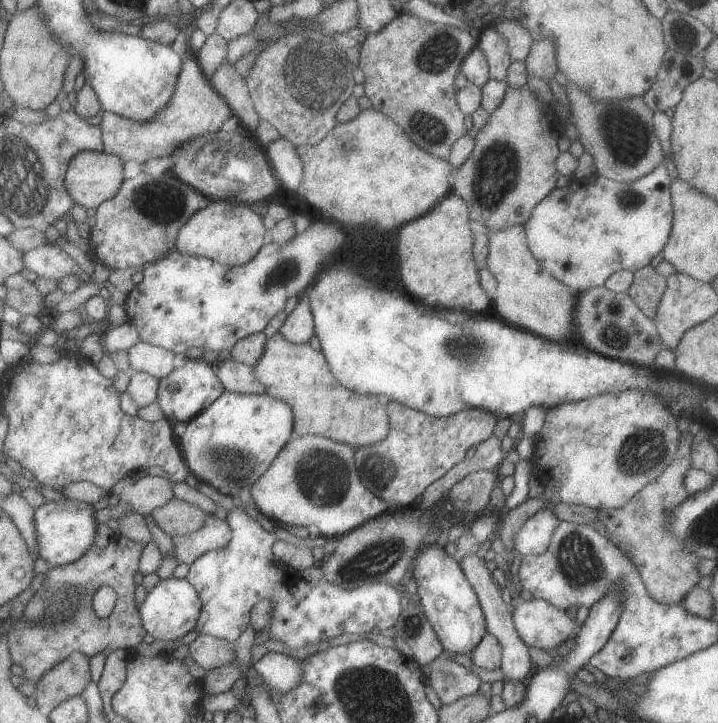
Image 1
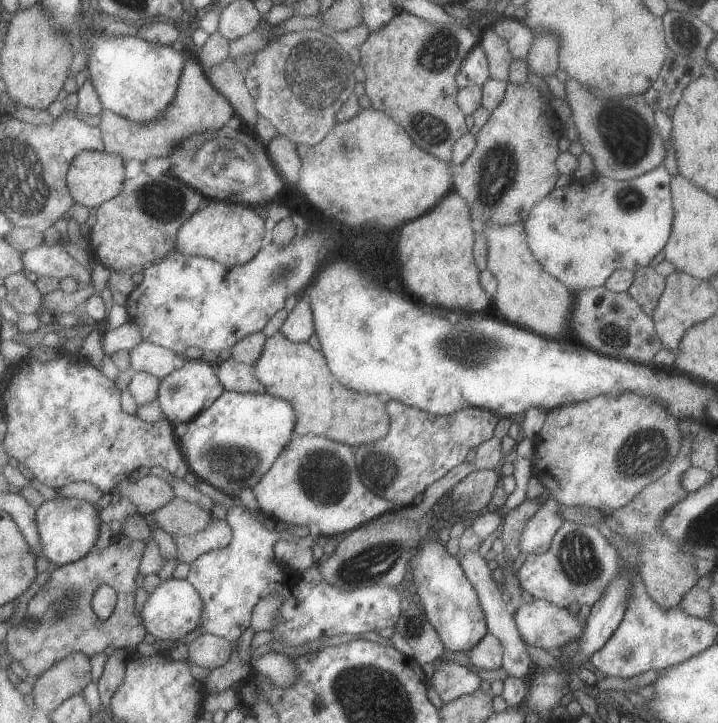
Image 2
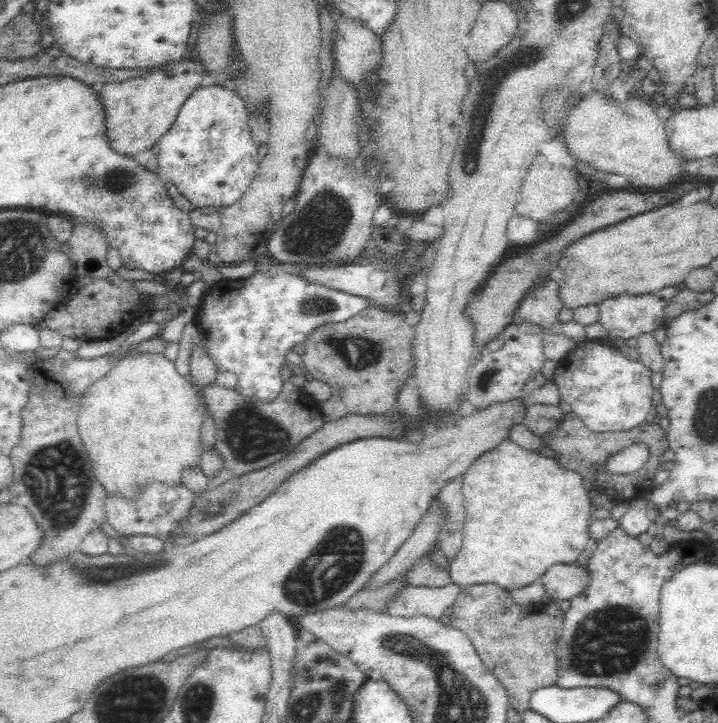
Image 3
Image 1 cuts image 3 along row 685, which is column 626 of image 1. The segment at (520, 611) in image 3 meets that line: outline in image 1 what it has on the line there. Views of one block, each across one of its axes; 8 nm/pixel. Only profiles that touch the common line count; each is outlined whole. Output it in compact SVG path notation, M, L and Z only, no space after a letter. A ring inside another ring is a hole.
M689 430L680 433L677 452L671 464L655 480L651 480L637 494L633 494L631 500L627 500L621 508L597 510L597 521L600 521L607 530L606 538L629 556L629 560L638 570L647 594L655 602L665 604L665 606L680 604L685 594L700 579L697 573L697 563L700 558L683 550L683 541L665 530L665 520L669 518L671 510L688 496L687 490L683 488L683 476L691 467L690 444L692 439L693 436Z

